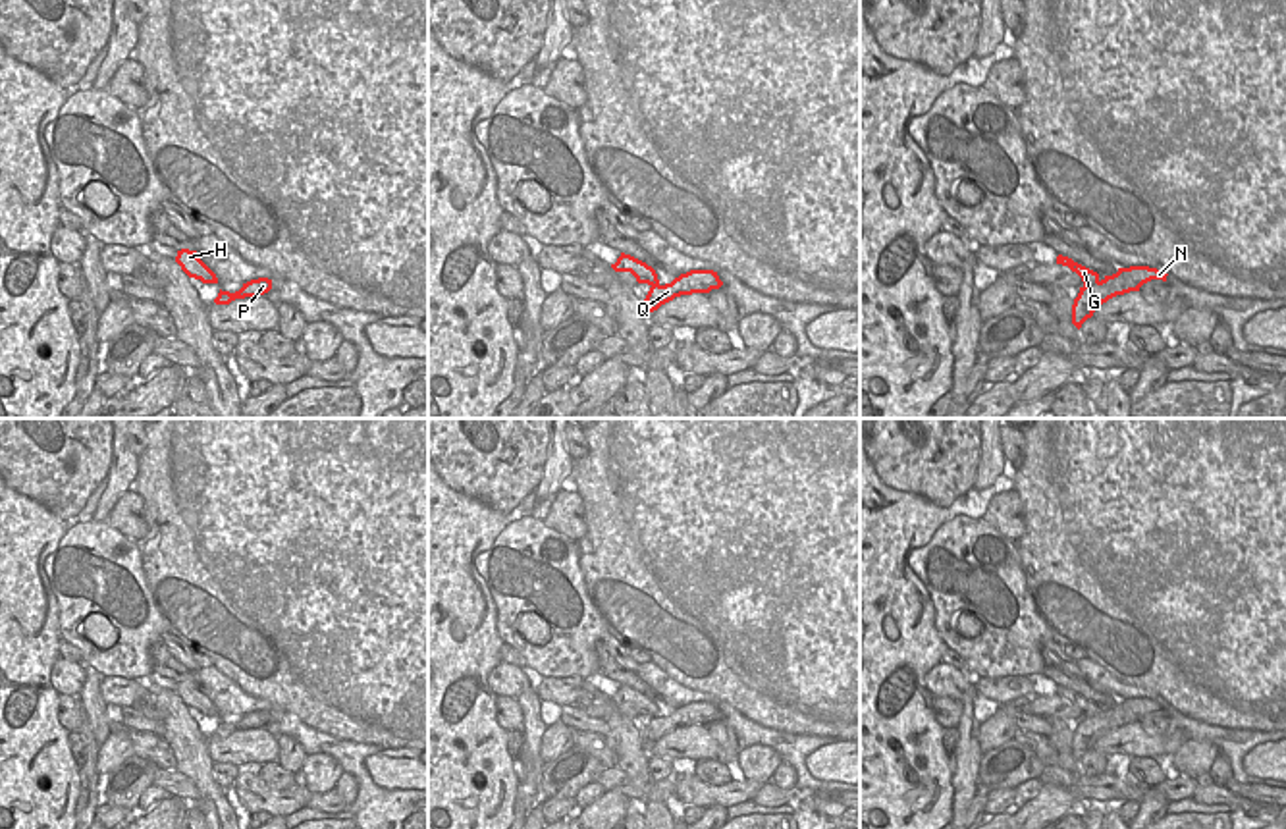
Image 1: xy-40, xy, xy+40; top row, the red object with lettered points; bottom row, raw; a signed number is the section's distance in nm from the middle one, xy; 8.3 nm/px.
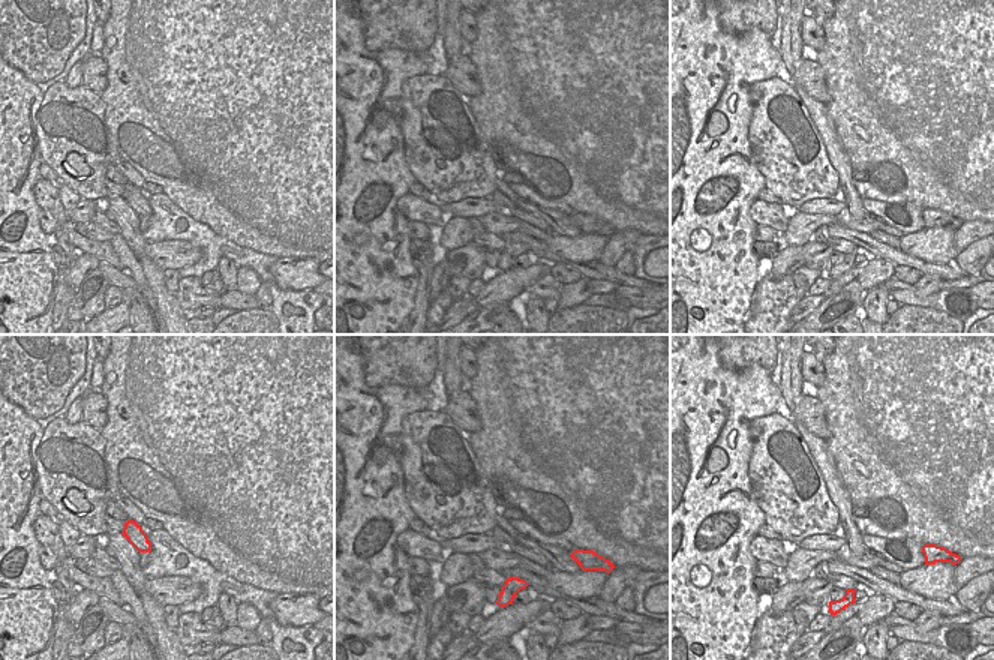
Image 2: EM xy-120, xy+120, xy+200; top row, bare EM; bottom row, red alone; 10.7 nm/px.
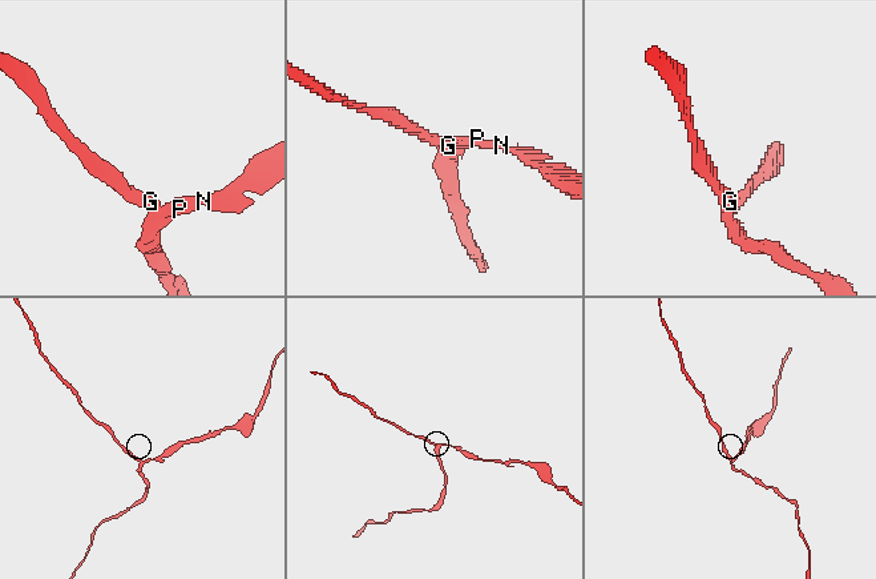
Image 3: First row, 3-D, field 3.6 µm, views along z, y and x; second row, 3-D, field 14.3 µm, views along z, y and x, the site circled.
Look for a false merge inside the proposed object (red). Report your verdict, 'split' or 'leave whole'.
split

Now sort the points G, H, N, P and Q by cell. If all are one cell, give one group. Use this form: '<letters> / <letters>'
G H / N P Q

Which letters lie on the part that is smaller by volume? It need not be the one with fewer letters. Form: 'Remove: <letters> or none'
Remove: G, H

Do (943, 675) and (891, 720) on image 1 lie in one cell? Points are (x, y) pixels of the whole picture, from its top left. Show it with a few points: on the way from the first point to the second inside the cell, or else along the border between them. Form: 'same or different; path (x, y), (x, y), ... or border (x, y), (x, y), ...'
different; border (939, 662), (924, 679), (924, 687), (934, 696)

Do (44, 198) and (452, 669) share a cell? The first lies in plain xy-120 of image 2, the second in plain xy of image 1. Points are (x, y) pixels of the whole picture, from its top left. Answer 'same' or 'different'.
different

